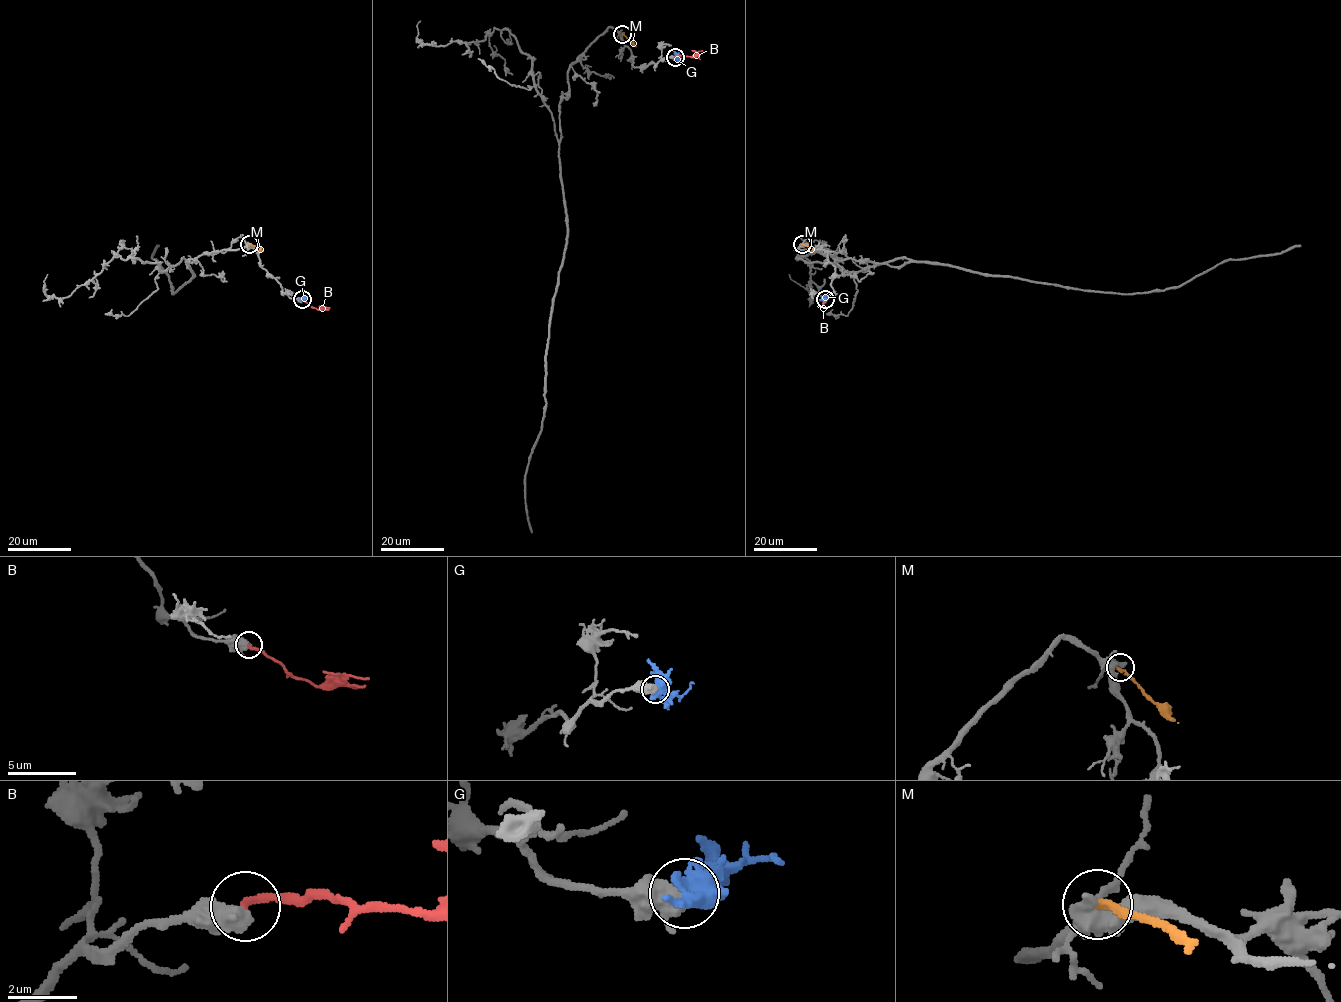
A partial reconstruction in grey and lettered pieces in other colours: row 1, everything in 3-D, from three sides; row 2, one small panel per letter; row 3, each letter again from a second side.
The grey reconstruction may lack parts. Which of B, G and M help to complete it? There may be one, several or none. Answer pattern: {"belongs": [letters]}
{"belongs": ["B"]}

